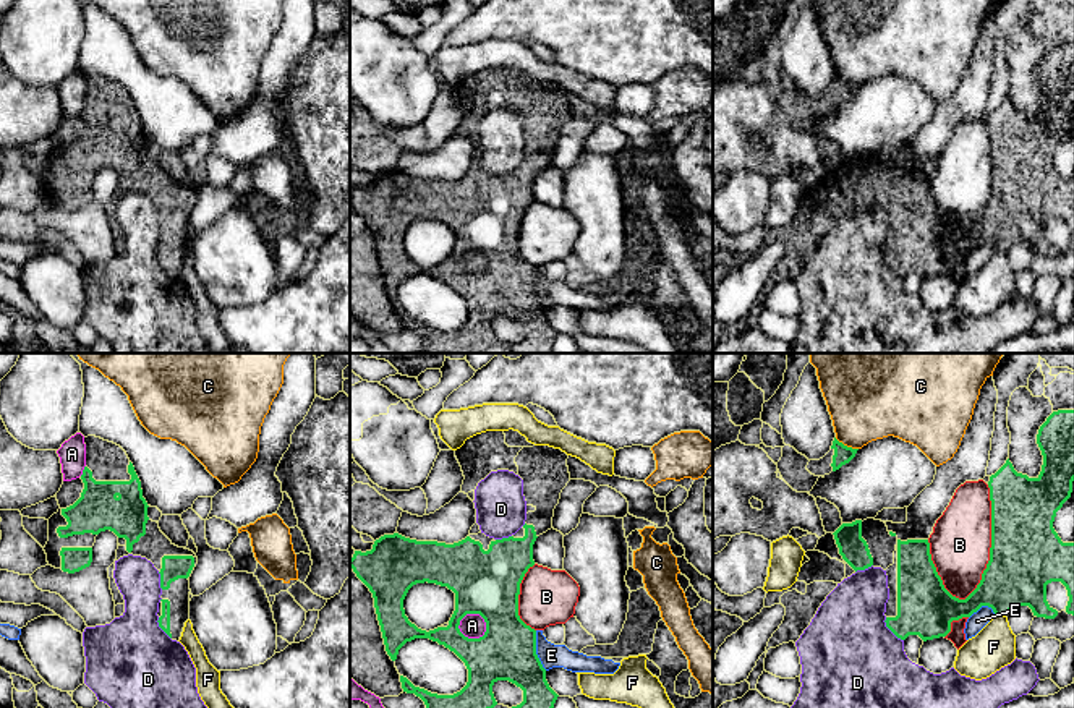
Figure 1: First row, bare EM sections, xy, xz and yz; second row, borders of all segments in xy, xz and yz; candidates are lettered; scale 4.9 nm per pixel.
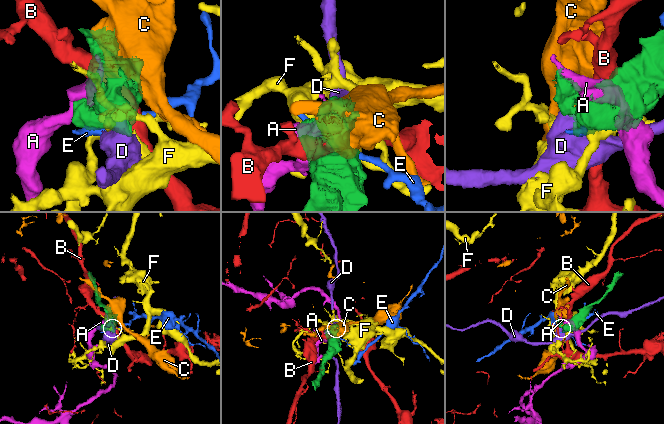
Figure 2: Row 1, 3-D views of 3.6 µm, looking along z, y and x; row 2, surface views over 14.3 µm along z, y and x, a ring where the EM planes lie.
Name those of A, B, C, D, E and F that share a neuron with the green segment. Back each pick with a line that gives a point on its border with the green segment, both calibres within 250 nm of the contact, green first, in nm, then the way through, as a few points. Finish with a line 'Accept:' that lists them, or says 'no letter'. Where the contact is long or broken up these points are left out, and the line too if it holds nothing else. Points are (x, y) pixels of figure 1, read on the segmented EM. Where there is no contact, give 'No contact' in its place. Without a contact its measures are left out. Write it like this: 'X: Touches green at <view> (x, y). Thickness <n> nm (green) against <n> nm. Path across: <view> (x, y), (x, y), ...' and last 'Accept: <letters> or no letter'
Accept: no letter

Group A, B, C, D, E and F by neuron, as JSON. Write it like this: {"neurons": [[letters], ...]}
{"neurons": [["A"], ["B"], ["C"], ["D"], ["E"], ["F"]]}

